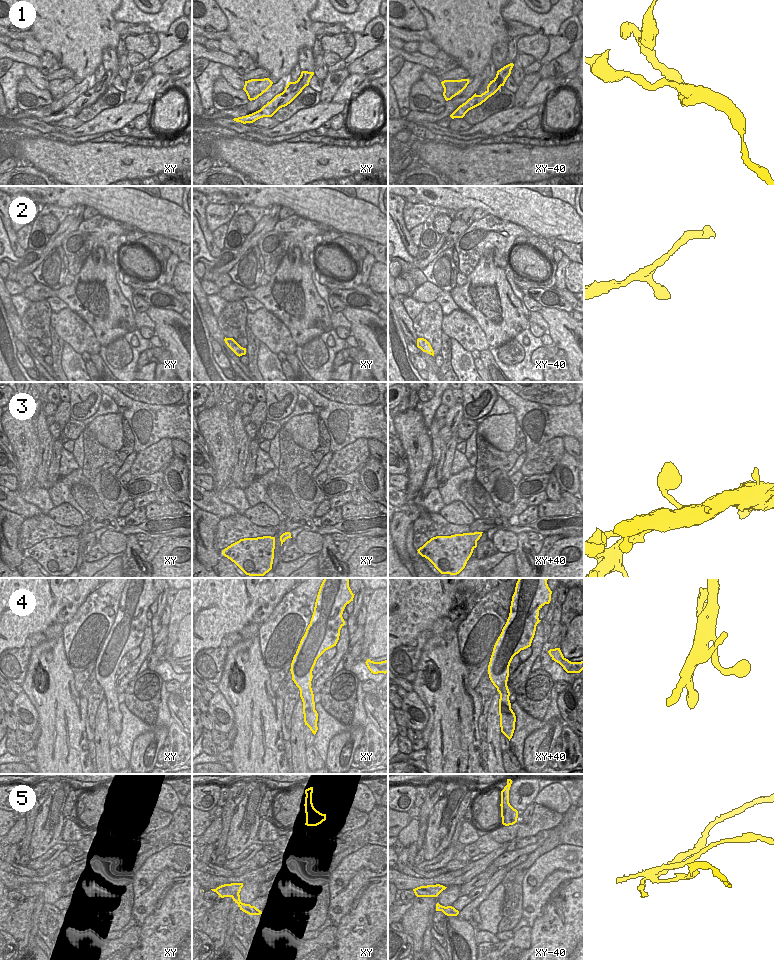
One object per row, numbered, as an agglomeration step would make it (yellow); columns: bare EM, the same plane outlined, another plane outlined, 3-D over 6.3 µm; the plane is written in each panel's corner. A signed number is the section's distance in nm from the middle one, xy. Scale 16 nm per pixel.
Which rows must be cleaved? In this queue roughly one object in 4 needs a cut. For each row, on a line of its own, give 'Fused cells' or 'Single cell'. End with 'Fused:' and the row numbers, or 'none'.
1: Fused cells
2: Single cell
3: Single cell
4: Single cell
5: Fused cells
Fused: 1, 5.

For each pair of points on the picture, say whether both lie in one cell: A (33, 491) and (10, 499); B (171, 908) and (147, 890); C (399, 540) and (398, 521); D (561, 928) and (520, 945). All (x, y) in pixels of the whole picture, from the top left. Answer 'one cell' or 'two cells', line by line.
A: two cells
B: two cells
C: one cell
D: two cells

